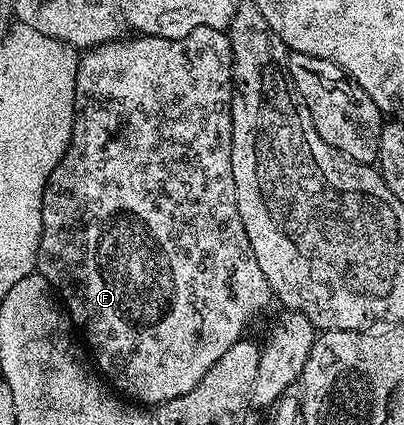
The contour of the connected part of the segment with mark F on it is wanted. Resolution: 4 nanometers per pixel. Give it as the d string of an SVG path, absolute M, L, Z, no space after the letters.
M200 27L191 29L187 37L178 39L164 39L154 35L133 38L137 39L127 37L122 41L101 43L97 47L88 48L80 56L75 81L73 136L64 157L43 189L43 229L36 270L59 296L84 346L93 350L92 362L96 370L122 396L141 405L160 405L175 397L183 397L183 393L191 393L191 389L203 381L207 369L211 369L211 365L215 365L215 361L219 361L219 357L223 357L223 353L227 353L227 349L231 349L231 345L242 338L244 331L241 330L248 325L253 313L263 308L269 299L271 301L271 292L267 277L263 277L263 269L259 269L259 261L255 261L251 241L247 241L247 229L243 229L243 217L239 217L239 205L235 197L235 177L231 173L231 104L235 84L228 34L219 29Z

